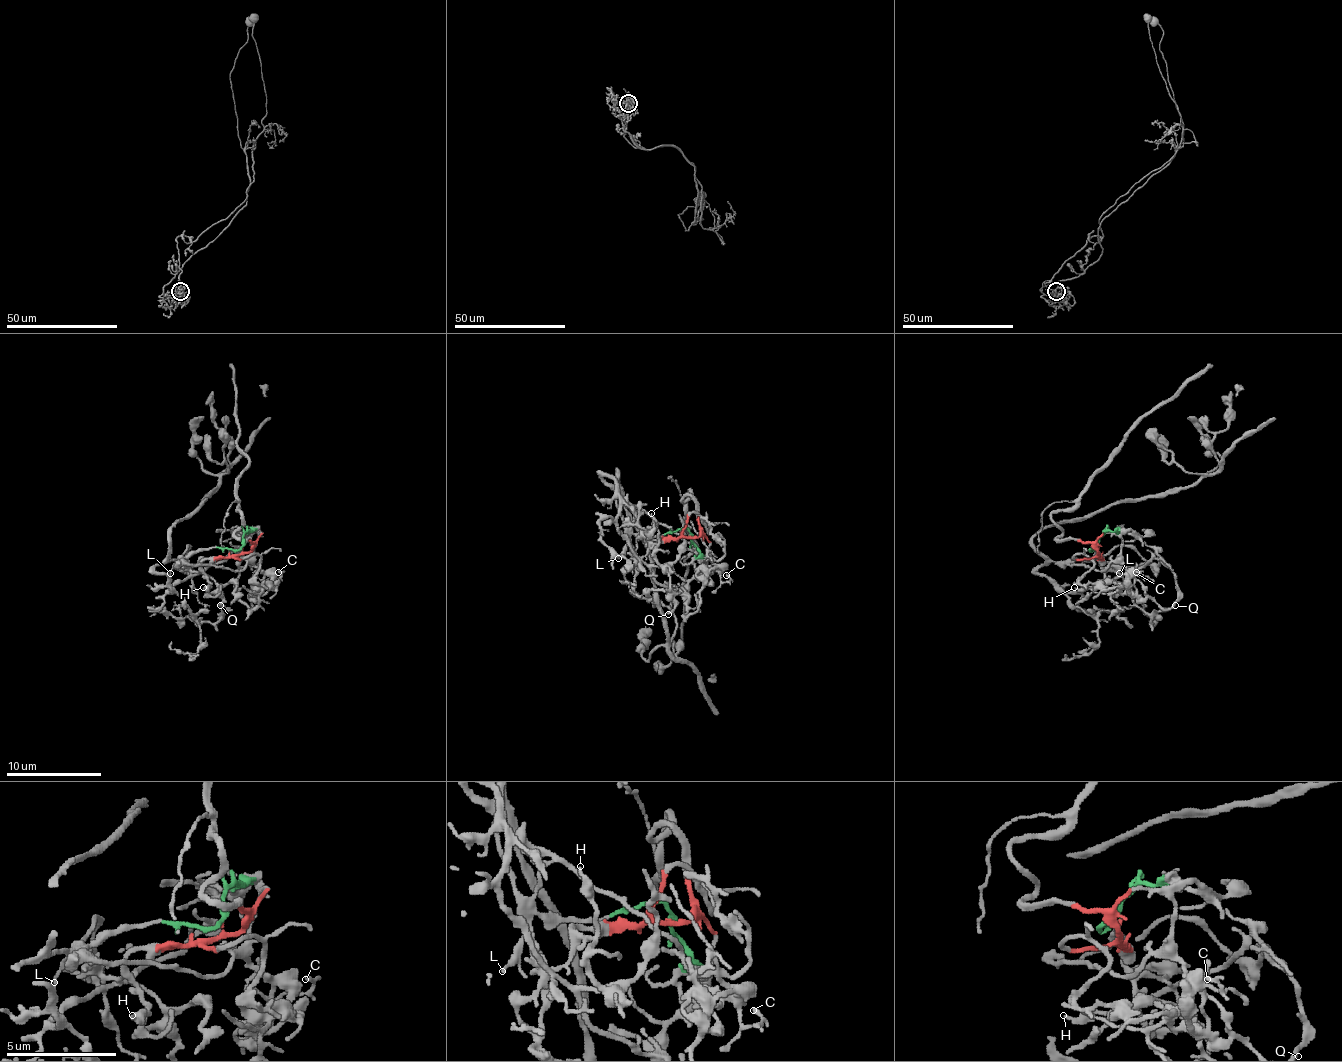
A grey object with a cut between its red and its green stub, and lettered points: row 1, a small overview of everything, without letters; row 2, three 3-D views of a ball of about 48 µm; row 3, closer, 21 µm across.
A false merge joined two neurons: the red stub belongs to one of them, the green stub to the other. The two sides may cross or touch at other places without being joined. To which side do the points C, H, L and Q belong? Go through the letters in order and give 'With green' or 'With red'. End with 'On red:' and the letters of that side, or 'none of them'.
C: With green
H: With red
L: With green
Q: With red
On red: H, Q

